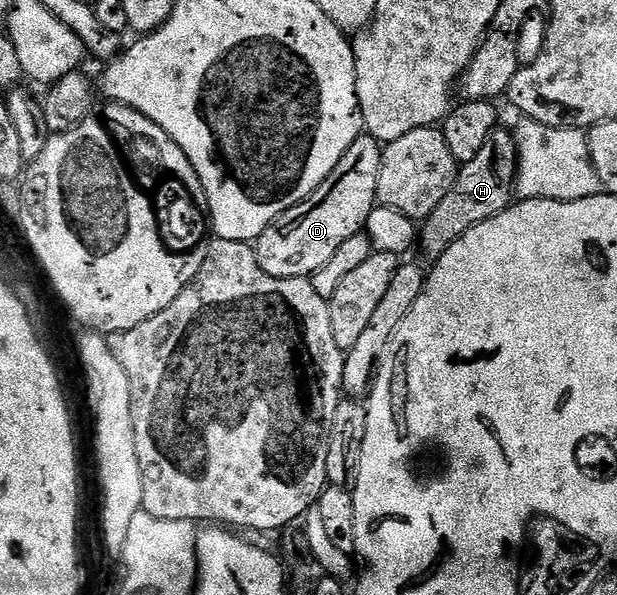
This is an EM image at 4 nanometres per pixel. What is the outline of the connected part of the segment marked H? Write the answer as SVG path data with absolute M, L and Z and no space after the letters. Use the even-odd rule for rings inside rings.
M496 130L490 136L490 140L472 158L472 162L461 165L458 177L448 190L444 202L432 210L432 214L426 217L420 228L420 252L436 262L452 246L452 242L459 240L472 226L480 226L480 222L488 222L496 214L500 214L505 208L510 207L516 200L516 185L518 183L518 141L515 133Z

